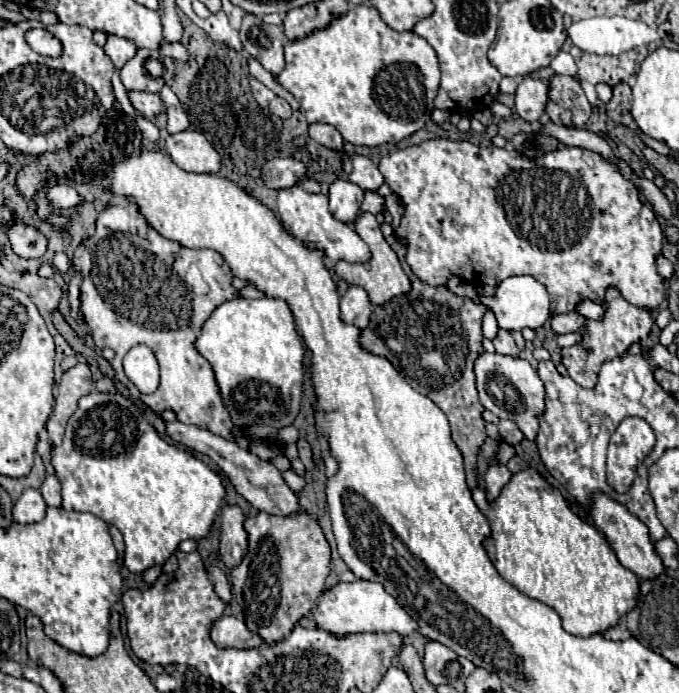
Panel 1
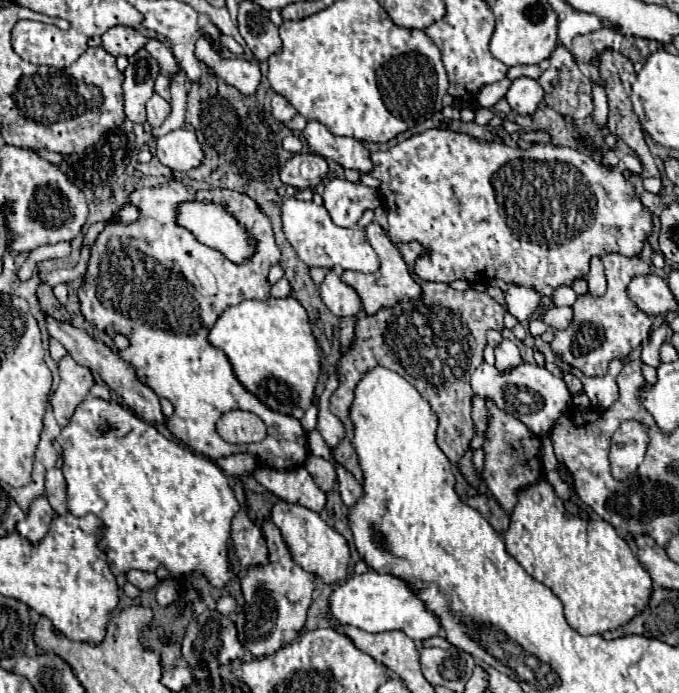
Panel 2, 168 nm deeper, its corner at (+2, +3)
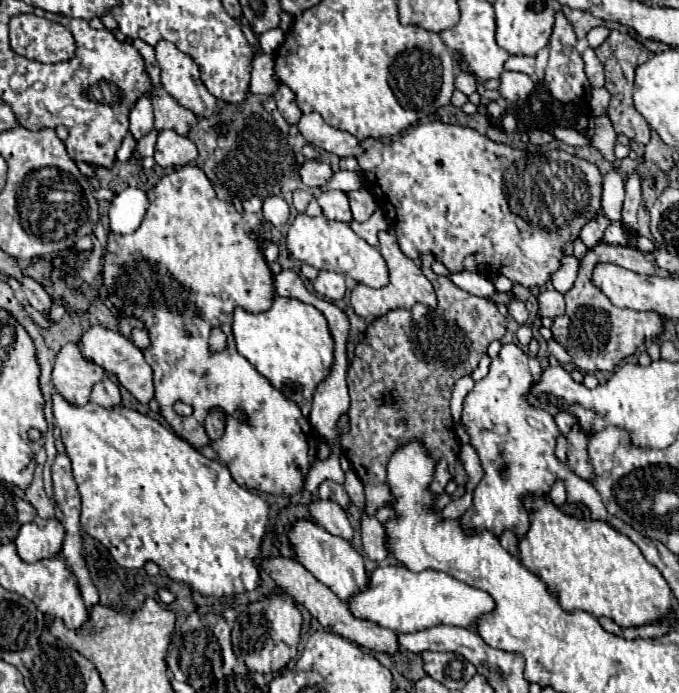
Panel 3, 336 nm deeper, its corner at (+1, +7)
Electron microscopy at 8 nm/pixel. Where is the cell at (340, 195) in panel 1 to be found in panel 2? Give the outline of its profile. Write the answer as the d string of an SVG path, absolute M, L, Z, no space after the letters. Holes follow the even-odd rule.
M331 179L325 185L323 205L335 225L355 229L363 211L375 211L381 205L381 199L379 193L371 187L349 183L345 179Z

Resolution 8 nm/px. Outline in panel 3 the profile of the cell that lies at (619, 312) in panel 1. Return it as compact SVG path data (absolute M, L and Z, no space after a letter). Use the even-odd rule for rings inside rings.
M596 245L594 249L588 251L588 255L582 259L578 279L574 287L564 295L566 299L566 313L562 317L554 319L552 333L554 341L558 341L572 357L574 365L580 367L586 373L596 373L596 371L612 371L624 357L630 357L644 339L650 337L650 331L654 335L660 333L660 315L654 311L632 311L632 309L620 309L592 285L592 269L600 263L614 263L624 269L630 269L634 273L642 275L654 275L654 263L650 255L640 253L638 249L632 247L612 247L612 245Z

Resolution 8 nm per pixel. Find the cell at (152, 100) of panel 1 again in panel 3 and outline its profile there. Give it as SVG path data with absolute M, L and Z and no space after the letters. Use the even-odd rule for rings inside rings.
M158 93L152 97L154 105L154 127L158 131L172 129L180 135L186 135L192 125L196 125L196 115L190 109L184 109L172 95Z

